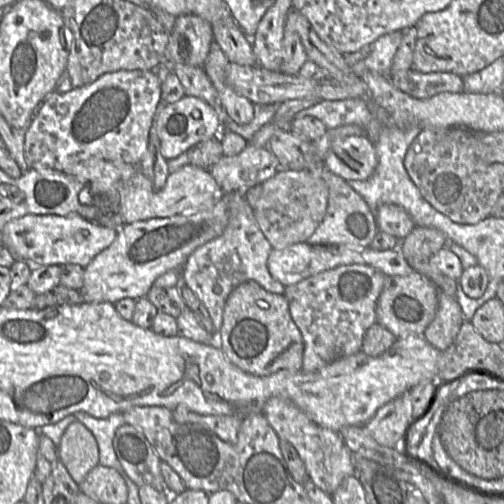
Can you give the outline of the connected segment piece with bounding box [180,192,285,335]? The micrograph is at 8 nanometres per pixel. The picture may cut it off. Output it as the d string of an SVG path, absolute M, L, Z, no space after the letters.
M242 192L225 193L224 200L228 207L228 221L222 234L195 249L180 270L181 283L192 290L206 307L211 317L216 335L222 325L225 302L232 290L241 283L254 280L262 288L271 293L282 295L285 291L285 286L276 281L269 273L267 259L272 247L260 230L253 209L248 203L245 194Z

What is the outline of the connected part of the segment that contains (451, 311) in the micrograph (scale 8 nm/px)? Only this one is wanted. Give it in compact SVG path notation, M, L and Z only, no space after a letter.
M440 292L435 317L424 330L423 337L436 349L444 351L453 343L463 321L456 298Z

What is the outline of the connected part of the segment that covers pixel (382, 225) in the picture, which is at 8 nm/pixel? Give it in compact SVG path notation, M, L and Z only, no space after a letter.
M384 204L374 211L378 231L403 240L416 226L407 212L400 206Z

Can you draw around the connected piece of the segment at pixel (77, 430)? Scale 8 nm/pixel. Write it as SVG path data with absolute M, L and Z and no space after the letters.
M77 420L69 424L58 446L58 459L77 484L83 483L88 473L99 464L99 448L92 432Z

